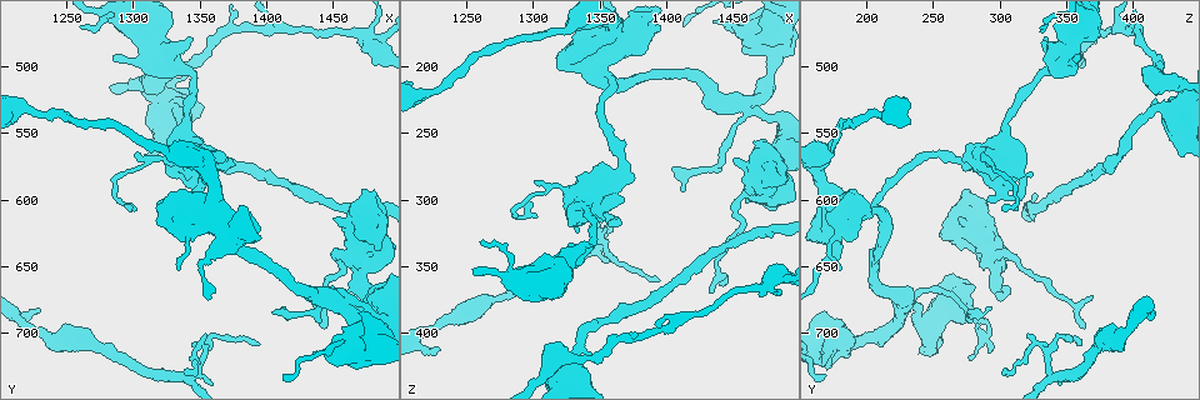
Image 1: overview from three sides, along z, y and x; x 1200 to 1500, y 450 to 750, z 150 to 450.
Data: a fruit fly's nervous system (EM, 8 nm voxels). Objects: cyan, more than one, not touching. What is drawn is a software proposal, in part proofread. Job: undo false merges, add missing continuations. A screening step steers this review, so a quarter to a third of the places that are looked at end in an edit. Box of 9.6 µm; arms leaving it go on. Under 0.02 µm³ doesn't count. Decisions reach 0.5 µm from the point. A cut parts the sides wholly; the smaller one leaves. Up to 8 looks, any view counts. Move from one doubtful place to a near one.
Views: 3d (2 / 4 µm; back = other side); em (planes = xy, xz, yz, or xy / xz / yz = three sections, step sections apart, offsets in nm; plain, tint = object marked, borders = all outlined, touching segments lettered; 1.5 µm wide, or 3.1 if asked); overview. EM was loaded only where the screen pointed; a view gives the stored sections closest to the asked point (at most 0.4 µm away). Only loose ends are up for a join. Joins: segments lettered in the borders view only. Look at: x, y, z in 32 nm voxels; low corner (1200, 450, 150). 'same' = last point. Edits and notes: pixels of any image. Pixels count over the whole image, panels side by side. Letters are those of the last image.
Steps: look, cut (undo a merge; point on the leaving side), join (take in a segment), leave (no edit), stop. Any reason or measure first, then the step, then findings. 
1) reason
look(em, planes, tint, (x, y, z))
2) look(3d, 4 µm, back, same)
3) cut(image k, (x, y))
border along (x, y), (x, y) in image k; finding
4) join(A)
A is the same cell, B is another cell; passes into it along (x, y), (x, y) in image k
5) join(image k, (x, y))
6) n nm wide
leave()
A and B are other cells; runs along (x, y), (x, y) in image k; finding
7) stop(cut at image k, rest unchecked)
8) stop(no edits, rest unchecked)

an open end
look(em, planes, borders, (1394, 710, 362))

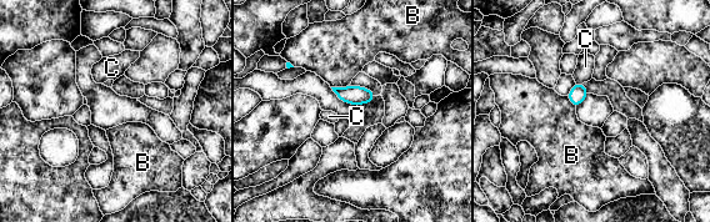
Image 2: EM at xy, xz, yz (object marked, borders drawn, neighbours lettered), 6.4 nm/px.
B touches over 120 nm
leave()
B and C are other cells; border along (349, 85), (331, 87) in image 2; none of them fits

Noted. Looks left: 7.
arms run side by side
look(3d, 4 µm, (1364, 614, 184))

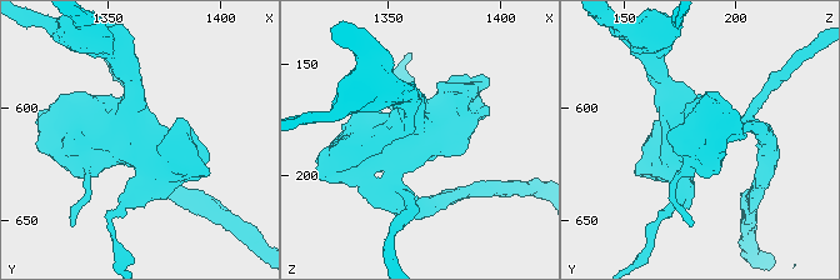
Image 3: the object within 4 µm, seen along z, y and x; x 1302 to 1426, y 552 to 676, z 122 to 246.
look(em, planes, tint, (1362, 616, 182))

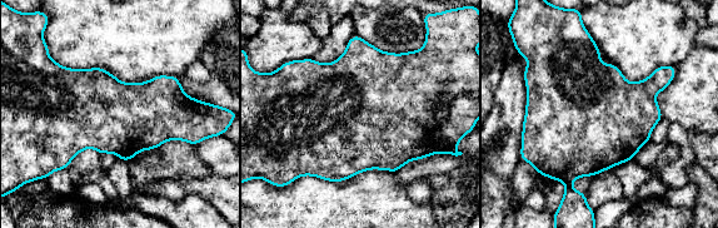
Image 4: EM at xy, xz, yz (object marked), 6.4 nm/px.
see the neighbours
look(em, planes, borders, same)

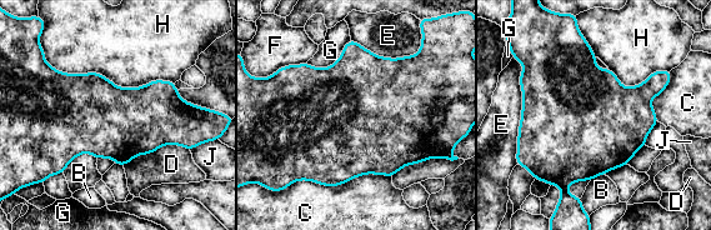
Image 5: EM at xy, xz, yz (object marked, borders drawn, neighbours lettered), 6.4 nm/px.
leave()
B, C, D, E, F, G, H and J are other cells; border along (56, 70), (124, 88), (174, 83) in image 5; continuous, no second neuron

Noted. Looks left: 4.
abrupt turn
look(3d, 4 µm, (1454, 680, 228))

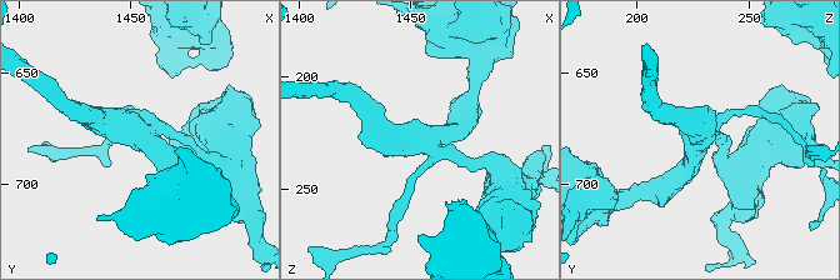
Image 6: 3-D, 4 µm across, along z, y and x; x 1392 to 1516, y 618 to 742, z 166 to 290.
now the EM
look(em, xz, step 4, tint, (1455, 678, 228))

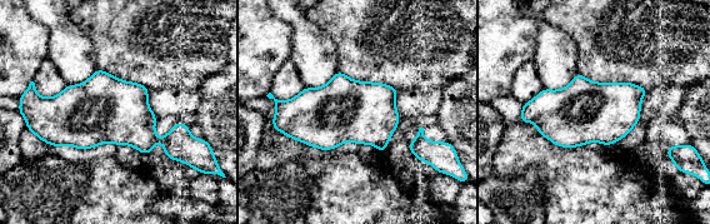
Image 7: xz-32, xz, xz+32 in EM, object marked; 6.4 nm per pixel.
look(em, planes, borders, same)

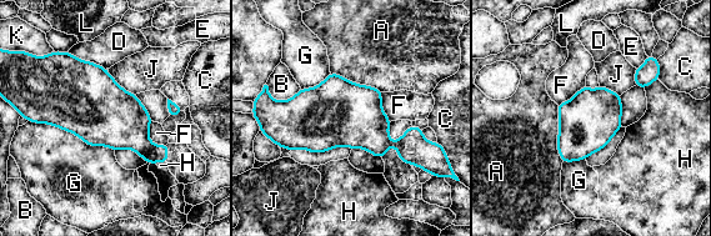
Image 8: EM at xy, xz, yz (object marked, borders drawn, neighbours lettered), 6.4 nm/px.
leave()
A, B, C, D, E, F, G, H, J, K and L are other cells; border along (151, 121), (149, 139), (168, 142) in image 8; continuous, no second neuron

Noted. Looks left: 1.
free end
look(em, planes, borders, (1230, 680, 412))

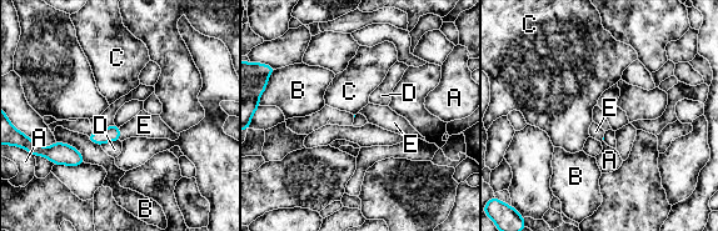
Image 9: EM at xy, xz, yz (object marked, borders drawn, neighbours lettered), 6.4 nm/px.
join(E)
E is the same cell, A, B, C and D are other cells; passes into it along (111, 134), (119, 134), (144, 125) in image 9; the neuron continues

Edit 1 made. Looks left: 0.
stop(join at image 9, rest unchecked)

